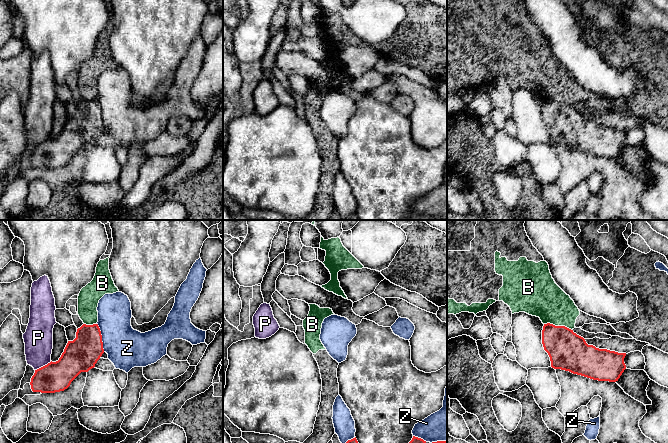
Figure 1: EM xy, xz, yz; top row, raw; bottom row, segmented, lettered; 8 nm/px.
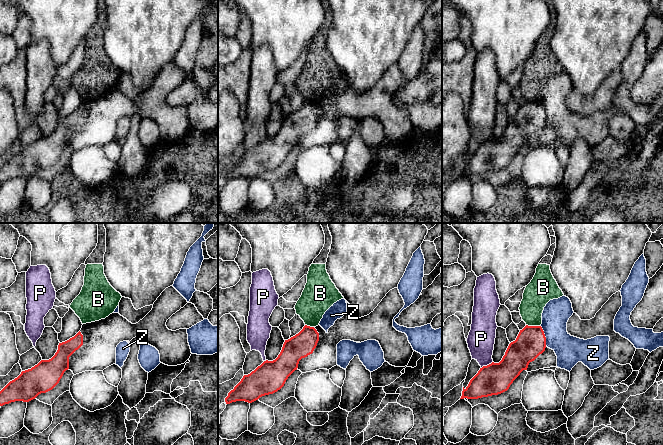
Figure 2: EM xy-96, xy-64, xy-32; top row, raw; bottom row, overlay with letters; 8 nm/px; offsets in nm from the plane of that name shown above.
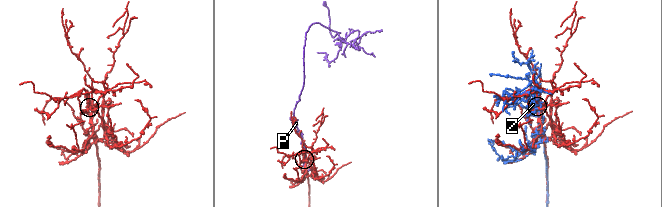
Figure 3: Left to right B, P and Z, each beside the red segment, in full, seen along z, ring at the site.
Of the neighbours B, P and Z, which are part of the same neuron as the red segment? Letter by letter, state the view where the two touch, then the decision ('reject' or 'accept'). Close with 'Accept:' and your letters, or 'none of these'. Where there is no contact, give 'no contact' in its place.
B: meets red in yz; reject
P: meets red in xy; reject
Z: meets red in xy; reject
Accept: none of these

